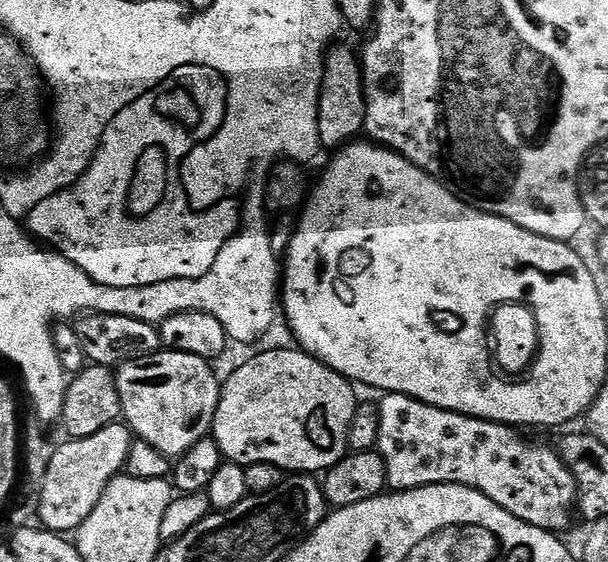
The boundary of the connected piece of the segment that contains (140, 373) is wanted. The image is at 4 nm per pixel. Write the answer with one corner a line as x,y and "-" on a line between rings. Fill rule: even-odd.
172,349
161,350
144,359
135,359
134,362
120,365
114,375
121,415
132,429
133,435
169,458
184,456
198,441
205,439
211,433
222,387
220,378
217,378
212,367
211,361
199,358
196,354
183,354
182,351

